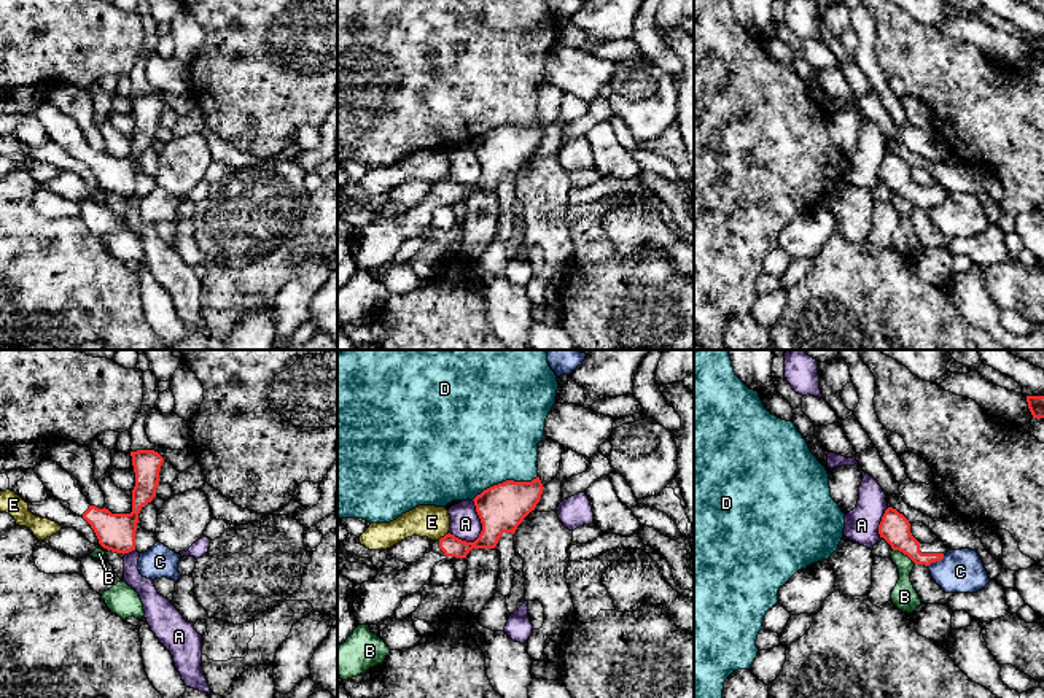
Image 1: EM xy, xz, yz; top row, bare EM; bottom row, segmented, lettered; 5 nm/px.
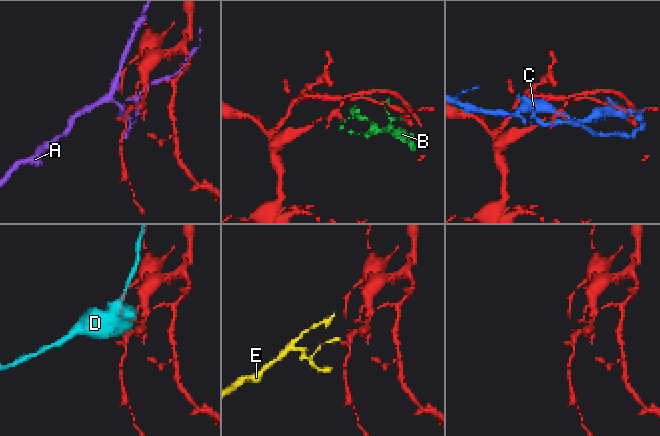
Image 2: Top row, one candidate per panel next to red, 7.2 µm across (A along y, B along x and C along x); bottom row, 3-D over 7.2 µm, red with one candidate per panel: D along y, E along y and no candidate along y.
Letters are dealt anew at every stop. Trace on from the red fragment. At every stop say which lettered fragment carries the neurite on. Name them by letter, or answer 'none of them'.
none of them

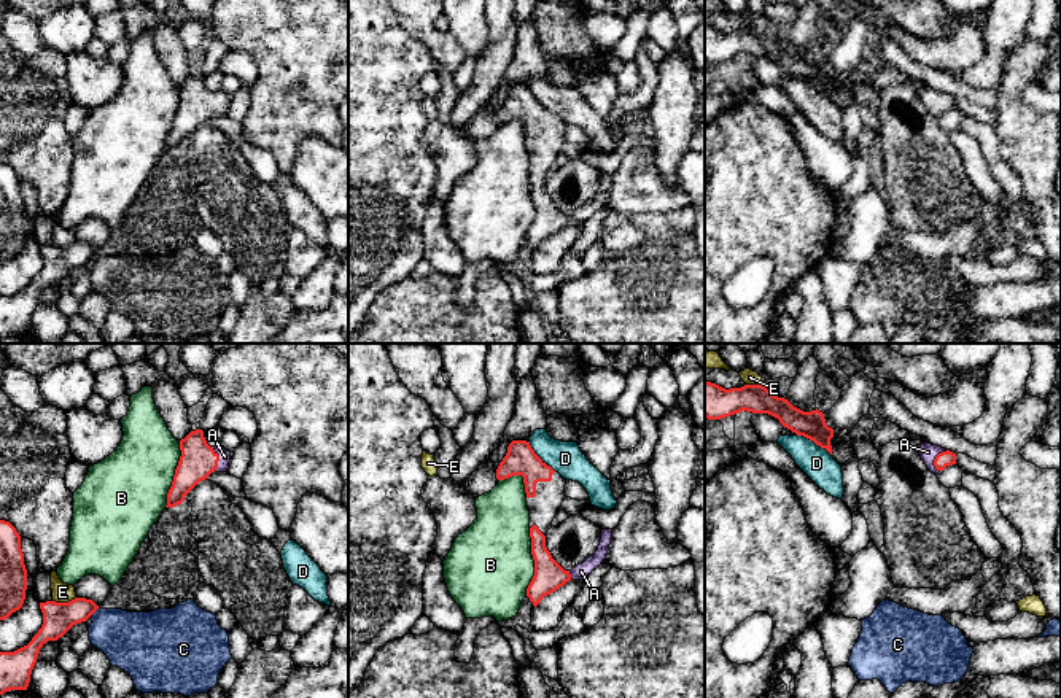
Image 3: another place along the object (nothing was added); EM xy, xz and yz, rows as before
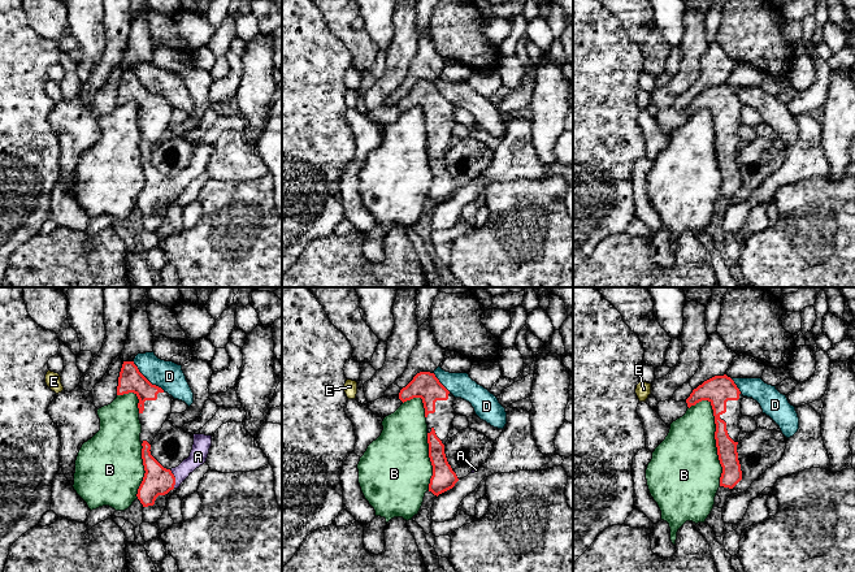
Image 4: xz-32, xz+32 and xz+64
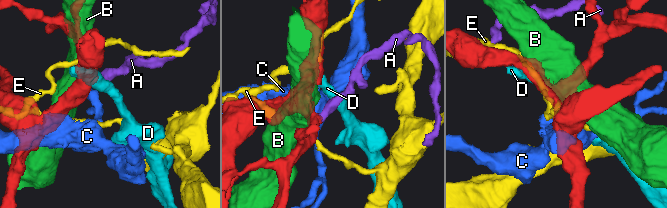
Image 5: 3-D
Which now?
A

